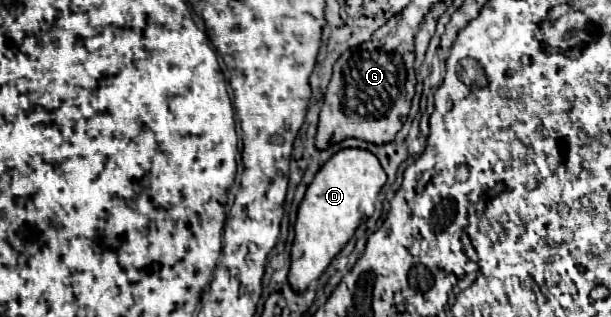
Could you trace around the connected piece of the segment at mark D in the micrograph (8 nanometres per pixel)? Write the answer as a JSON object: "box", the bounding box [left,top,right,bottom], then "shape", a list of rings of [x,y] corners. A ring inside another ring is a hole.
{"box":[289,148,387,290],"shape":[[[343,148],[321,166],[297,212],[289,270],[291,286],[295,286],[295,290],[305,290],[325,272],[335,254],[351,240],[357,226],[373,214],[377,194],[385,182],[387,174],[379,158],[365,148]]]}

